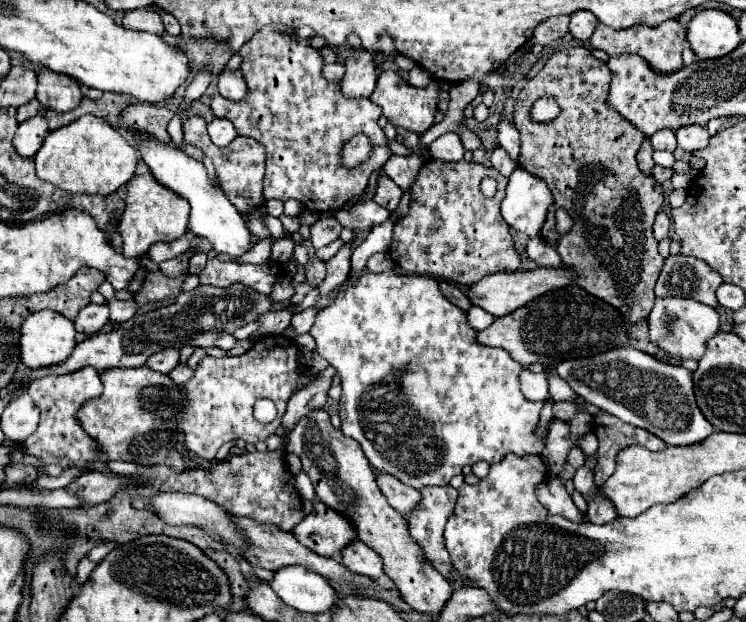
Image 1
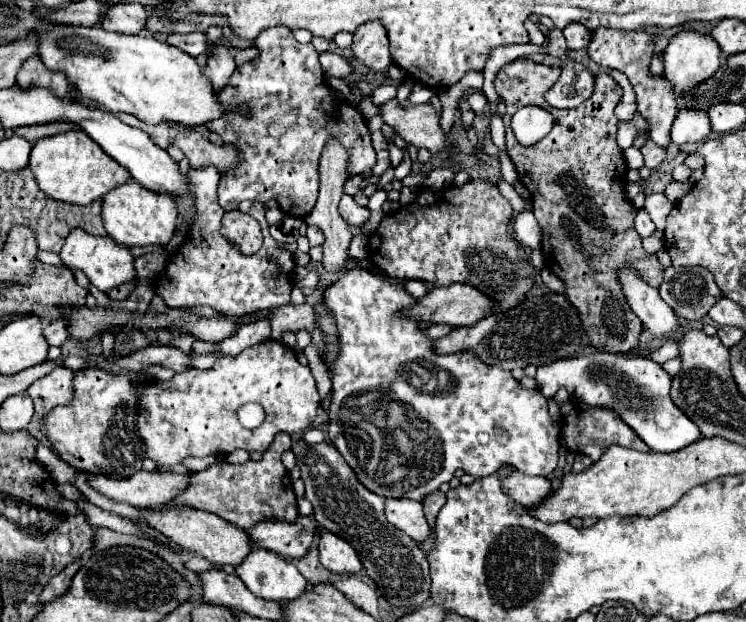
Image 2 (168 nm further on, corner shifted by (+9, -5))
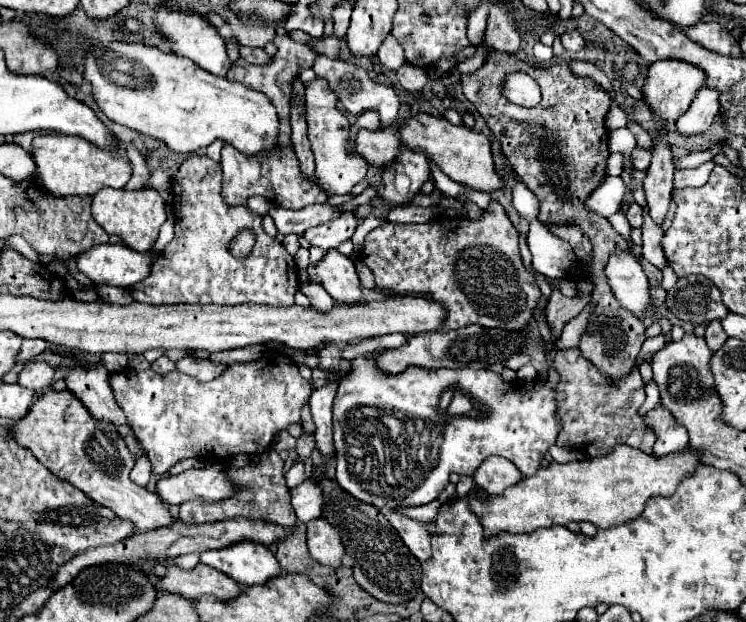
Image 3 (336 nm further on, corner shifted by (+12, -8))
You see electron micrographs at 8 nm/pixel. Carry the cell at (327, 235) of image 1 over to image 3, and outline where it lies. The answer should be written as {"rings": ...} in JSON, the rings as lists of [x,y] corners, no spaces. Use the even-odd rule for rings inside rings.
{"rings":[[[344,214],[340,220],[332,220],[328,224],[320,224],[320,226],[314,226],[314,228],[308,228],[304,232],[304,238],[312,244],[312,246],[318,246],[318,248],[336,248],[338,244],[342,244],[344,240],[352,238],[354,230],[356,230],[358,222],[352,214]]]}

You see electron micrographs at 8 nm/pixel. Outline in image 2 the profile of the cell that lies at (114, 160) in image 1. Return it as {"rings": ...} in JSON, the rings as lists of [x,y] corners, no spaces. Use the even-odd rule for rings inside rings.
{"rings":[[[67,131],[39,139],[33,145],[29,169],[33,171],[43,193],[75,205],[89,205],[91,201],[101,199],[113,187],[123,185],[131,179],[131,173],[123,169],[115,159],[107,157],[107,153],[103,153],[103,149],[95,145],[95,141],[91,141],[83,131]]]}

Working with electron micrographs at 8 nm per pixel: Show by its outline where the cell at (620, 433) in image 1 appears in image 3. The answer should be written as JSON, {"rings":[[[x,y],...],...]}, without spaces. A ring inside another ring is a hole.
{"rings":[[[578,348],[570,350],[552,350],[548,354],[548,364],[554,366],[562,380],[556,388],[556,404],[558,418],[562,422],[562,430],[556,438],[558,446],[568,448],[584,448],[590,458],[604,456],[616,444],[628,444],[646,454],[652,454],[652,446],[656,436],[644,428],[638,418],[638,408],[644,404],[644,382],[638,366],[630,370],[630,374],[612,380],[602,376],[602,372],[582,356]]]}

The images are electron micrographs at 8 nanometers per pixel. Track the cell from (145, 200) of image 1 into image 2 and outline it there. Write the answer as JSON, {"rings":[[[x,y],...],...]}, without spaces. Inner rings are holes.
{"rings":[[[129,181],[125,185],[119,185],[103,197],[101,205],[101,217],[103,225],[119,245],[133,247],[133,245],[167,245],[175,233],[175,219],[177,209],[171,197],[167,193],[151,193],[149,189],[143,189],[137,181]]]}

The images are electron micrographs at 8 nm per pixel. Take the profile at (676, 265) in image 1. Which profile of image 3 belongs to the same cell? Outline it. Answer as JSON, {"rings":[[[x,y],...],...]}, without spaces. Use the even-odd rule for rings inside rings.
{"rings":[[[698,274],[678,278],[674,288],[668,290],[666,304],[676,318],[692,324],[708,324],[728,314],[728,308],[722,304],[720,290],[708,278]]]}

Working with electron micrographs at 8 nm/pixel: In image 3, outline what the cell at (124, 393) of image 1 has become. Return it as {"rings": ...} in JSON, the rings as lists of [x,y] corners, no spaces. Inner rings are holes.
{"rings":[[[70,390],[44,392],[44,396],[34,402],[28,416],[24,416],[14,430],[12,436],[16,436],[18,444],[30,448],[52,474],[80,488],[94,502],[108,506],[116,516],[130,520],[138,532],[166,528],[176,522],[168,506],[156,494],[136,486],[128,478],[134,468],[134,458],[116,426],[94,420],[88,408],[84,408],[84,404]]]}

